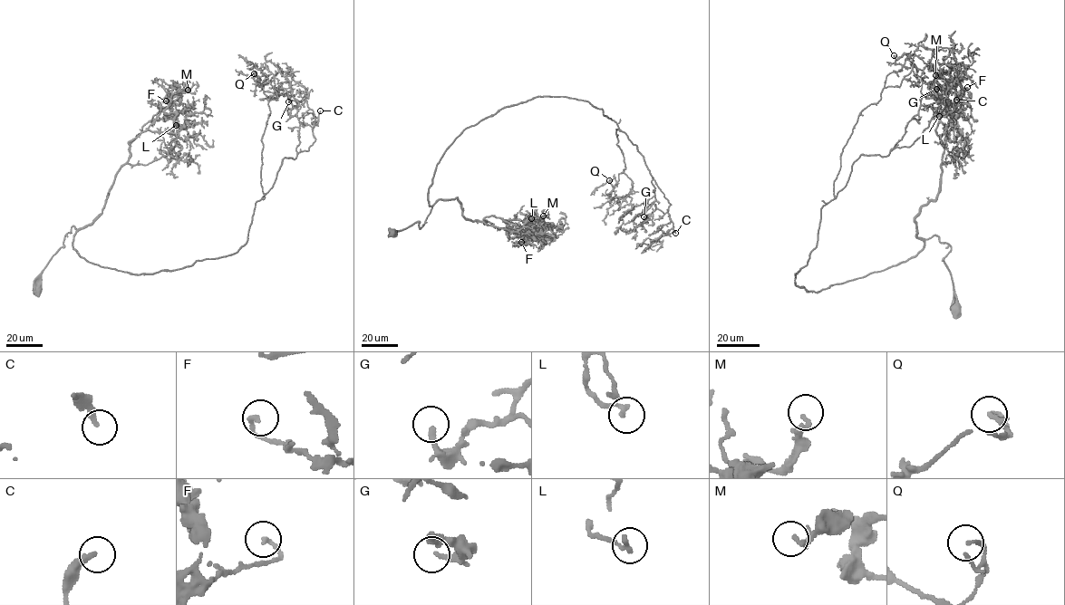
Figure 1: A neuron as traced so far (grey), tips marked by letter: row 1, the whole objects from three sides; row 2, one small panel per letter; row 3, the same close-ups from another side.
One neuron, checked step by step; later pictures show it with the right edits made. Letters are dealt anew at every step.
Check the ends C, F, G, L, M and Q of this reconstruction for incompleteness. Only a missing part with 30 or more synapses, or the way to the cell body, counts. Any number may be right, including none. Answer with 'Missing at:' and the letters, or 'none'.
Missing at: C

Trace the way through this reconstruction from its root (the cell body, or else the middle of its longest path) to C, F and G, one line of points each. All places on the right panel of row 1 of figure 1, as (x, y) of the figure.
C: (955, 312), (951, 247), (934, 235), (818, 292), (795, 277), (852, 164), (910, 146), (956, 100)
F: (955, 312), (943, 260), (951, 247), (934, 235), (917, 236), (914, 216), (939, 191), (941, 137), (967, 87)
G: (955, 312), (951, 247), (934, 235), (818, 292), (795, 281), (852, 164), (887, 156), (936, 89)

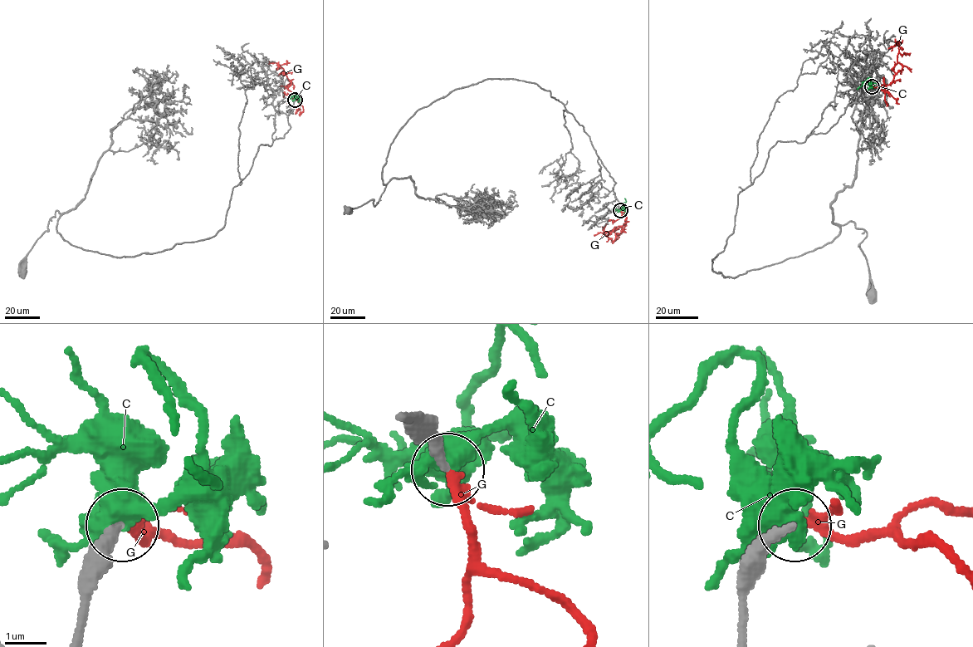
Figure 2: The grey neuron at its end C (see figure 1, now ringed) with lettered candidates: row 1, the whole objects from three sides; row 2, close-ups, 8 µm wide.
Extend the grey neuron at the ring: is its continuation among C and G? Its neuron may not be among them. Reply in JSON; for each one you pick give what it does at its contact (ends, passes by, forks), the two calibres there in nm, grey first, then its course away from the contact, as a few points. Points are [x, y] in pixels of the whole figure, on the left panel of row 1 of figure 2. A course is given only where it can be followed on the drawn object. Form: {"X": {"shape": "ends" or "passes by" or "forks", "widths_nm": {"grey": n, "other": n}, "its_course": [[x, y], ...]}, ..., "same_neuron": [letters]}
{"G": {"shape": "passes by", "widths_nm": {"grey": 300, "other": 190}, "its_course": [[295, 100], [300, 102], [288, 89], [290, 82], [284, 70], [277, 63], [268, 61]]}, "same_neuron": ["G"]}

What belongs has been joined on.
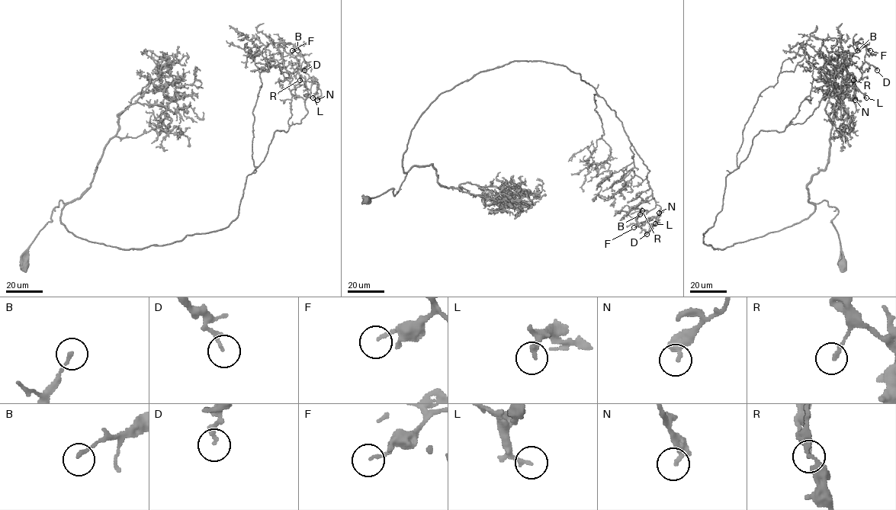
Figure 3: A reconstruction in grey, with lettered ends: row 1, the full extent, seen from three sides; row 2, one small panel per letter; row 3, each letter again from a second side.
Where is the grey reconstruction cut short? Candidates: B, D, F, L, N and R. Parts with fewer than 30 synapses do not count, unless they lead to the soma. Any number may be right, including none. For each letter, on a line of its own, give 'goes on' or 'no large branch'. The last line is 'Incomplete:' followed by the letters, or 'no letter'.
B: no large branch
D: no large branch
F: no large branch
L: no large branch
N: no large branch
R: no large branch
Incomplete: no letter

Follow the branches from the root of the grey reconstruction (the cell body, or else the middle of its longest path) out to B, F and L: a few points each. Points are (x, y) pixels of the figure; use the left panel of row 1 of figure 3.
B: (25, 266), (60, 200), (69, 232), (123, 249), (226, 228), (274, 132), (300, 123), (319, 85), (297, 50)
F: (25, 266), (60, 200), (69, 232), (123, 249), (226, 228), (274, 132), (300, 123), (319, 85), (292, 50)
L: (25, 266), (60, 200), (69, 232), (123, 249), (226, 228), (274, 132), (300, 123), (318, 83), (313, 97)

